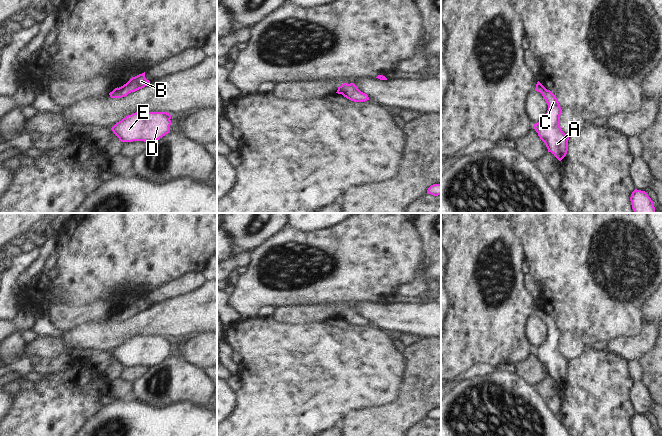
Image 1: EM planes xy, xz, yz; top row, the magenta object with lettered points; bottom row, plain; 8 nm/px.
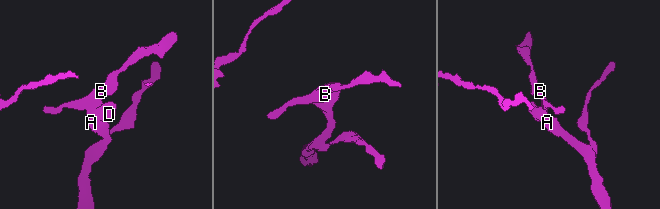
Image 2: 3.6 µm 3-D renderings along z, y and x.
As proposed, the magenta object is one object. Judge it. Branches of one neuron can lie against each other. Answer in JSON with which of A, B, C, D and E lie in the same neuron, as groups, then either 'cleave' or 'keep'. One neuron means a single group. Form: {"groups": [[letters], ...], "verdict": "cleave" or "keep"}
{"groups": [["A", "B", "C", "D", "E"]], "verdict": "keep"}

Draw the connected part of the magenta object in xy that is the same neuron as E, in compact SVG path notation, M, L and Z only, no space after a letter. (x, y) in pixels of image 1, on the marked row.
M136 112L117 122L111 130L121 142L144 141L150 144L170 132L170 119L167 112Z

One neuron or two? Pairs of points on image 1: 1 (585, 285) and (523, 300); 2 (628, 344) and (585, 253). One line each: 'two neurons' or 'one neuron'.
1: two neurons
2: two neurons

